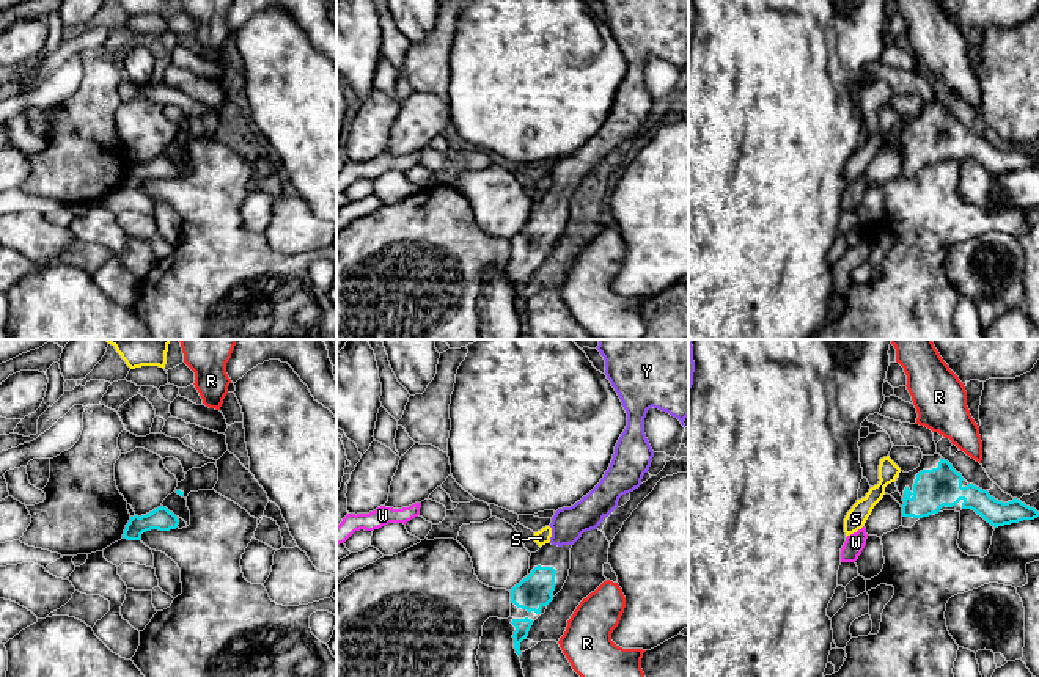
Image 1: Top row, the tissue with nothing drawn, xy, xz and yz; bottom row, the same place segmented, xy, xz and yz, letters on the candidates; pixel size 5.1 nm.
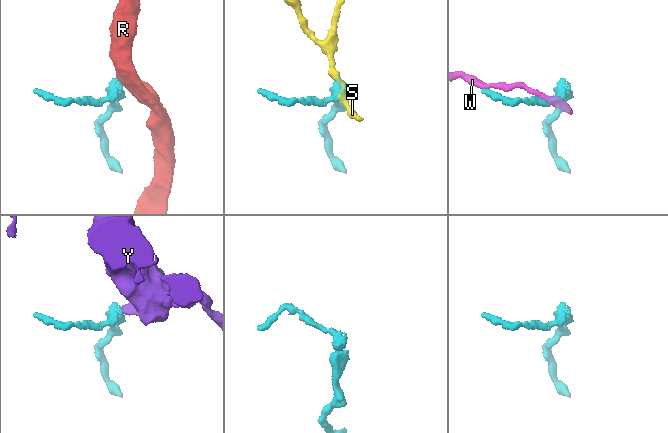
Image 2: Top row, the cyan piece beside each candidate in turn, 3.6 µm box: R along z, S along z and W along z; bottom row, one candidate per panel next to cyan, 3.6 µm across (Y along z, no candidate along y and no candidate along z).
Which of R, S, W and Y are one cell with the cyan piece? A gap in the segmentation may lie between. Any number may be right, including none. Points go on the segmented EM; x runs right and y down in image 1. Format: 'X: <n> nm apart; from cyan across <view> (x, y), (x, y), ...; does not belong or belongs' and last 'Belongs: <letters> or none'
R: 90 nm apart; from cyan across yz (947, 461), (959, 448); does not belong
S: 70 nm apart; from cyan across yz (906, 487), (895, 479); does not belong
W: 200 nm apart; from cyan across yz (903, 515), (865, 528); does not belong
Y: 120 nm apart; from cyan across xz (552, 567), (558, 545); belongs
Belongs: Y

